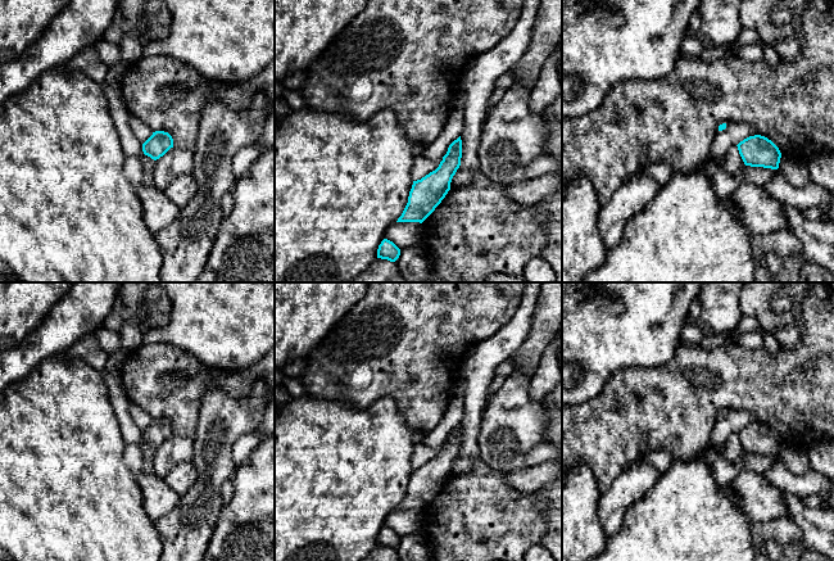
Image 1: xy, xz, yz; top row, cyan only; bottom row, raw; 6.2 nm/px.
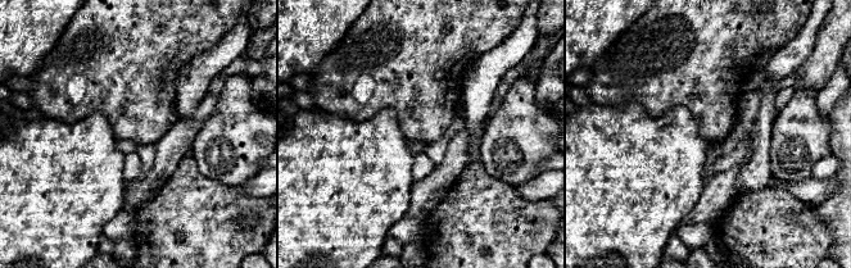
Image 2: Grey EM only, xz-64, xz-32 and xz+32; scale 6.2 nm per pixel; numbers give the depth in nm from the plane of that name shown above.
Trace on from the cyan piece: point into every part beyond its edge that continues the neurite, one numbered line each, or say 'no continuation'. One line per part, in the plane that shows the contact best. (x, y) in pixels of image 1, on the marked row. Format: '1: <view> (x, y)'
no continuation

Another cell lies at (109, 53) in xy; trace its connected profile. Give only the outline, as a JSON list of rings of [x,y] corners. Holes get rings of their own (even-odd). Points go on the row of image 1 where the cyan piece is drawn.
[[[100,39],[95,45],[95,49],[100,59],[108,65],[112,67],[121,62],[121,50],[118,45],[114,45],[104,39]]]

